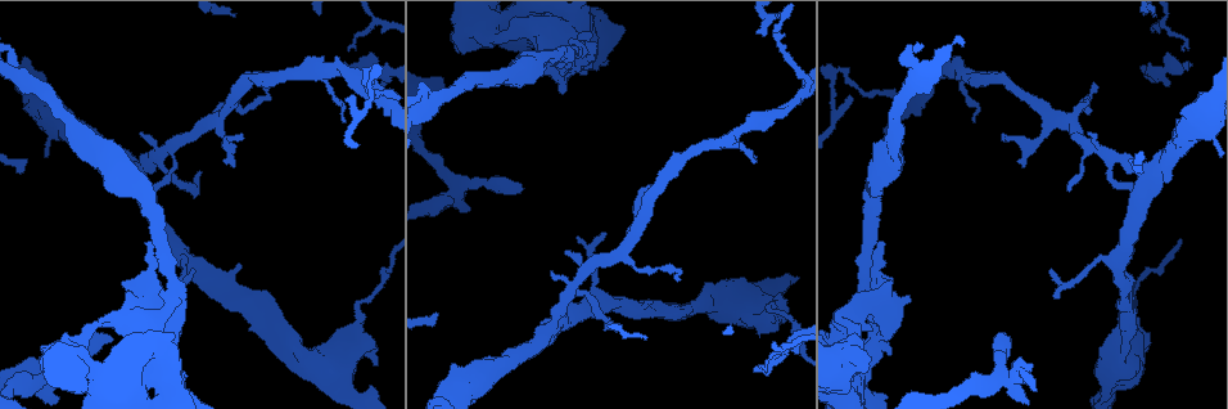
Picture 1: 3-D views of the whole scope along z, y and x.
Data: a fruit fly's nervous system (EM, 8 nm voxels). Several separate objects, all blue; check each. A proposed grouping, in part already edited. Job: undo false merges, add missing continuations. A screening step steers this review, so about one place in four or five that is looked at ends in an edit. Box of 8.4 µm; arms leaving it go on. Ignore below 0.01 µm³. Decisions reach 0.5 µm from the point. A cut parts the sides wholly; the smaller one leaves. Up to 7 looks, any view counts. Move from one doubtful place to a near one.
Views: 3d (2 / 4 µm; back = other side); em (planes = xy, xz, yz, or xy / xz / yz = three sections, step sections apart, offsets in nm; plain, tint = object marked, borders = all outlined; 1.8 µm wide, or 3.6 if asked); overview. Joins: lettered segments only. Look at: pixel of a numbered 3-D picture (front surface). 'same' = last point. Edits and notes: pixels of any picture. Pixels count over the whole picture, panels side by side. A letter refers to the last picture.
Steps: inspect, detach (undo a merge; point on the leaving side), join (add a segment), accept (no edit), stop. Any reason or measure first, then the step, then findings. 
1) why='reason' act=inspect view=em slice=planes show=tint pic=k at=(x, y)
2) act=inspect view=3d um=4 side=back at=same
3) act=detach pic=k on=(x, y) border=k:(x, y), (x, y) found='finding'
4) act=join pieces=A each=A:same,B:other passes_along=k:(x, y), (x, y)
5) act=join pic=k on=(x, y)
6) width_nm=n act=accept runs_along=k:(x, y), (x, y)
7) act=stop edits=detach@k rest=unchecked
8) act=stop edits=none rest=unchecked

why='thick end' act=inspect view=3d um=4 side=back pic=1 at=(883, 336)

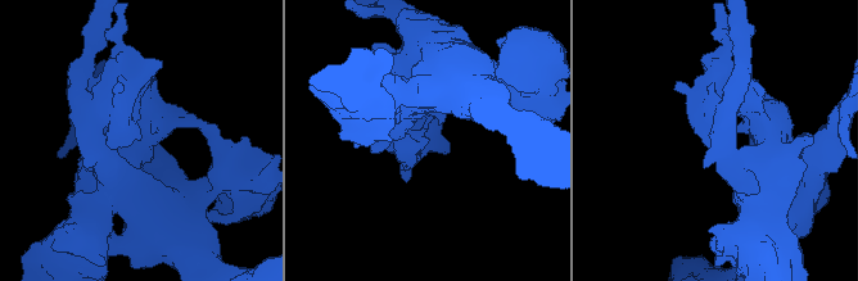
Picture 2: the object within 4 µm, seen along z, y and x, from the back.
why='now the EM' act=inspect view=em slice=planes show=borders pic=2 at=(429, 140)

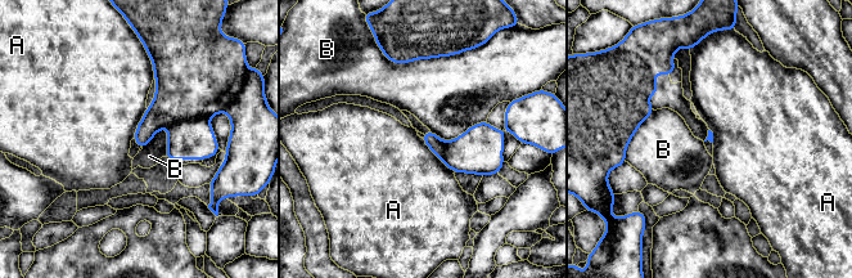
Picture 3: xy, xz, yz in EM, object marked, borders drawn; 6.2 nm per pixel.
act=detach pic=3 on=(193, 81) each=A:other,B:other border=3:(207, 119), (185, 119), (170, 128) found='a second cell is stuck on'

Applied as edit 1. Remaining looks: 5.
why='free end' act=inspect view=3d um=2 pic=1 at=(1007, 339)

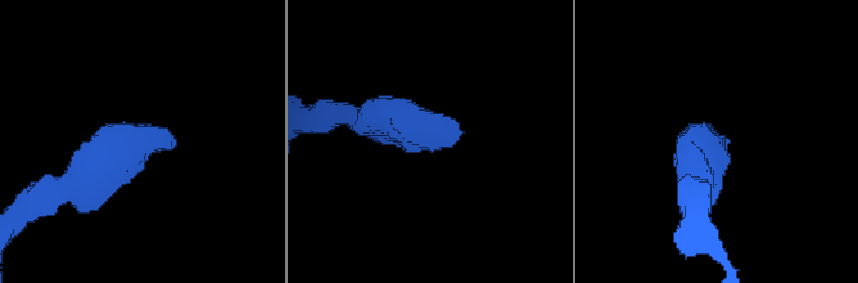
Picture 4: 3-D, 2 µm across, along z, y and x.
act=inspect view=em slice=xy step=16 show=tint pic=4 at=(712, 136)

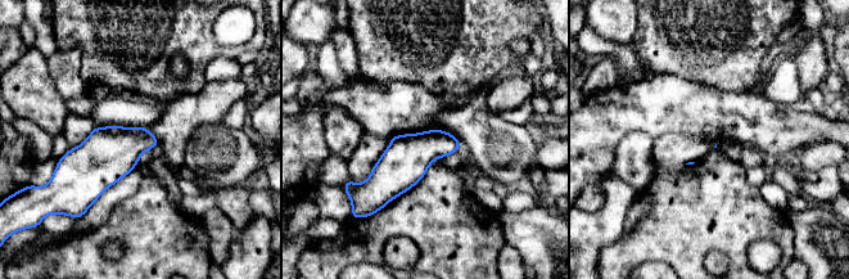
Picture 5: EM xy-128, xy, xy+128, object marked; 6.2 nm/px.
act=inspect view=em slice=planes show=borders at=same

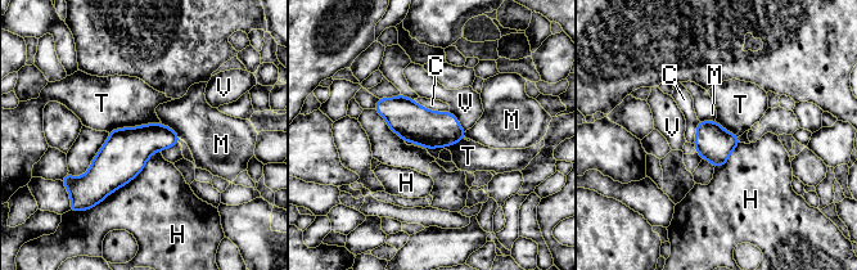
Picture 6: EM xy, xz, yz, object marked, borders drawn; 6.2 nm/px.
longest_contact=H:550nm act=accept each=C:other,H:other,M:other,T:other,V:other border=6:(464, 139), (436, 148), (405, 142) found='none of them fits'

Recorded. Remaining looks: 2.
why='tapers out' act=inspect view=3d um=4 pic=1 at=(610, 322)

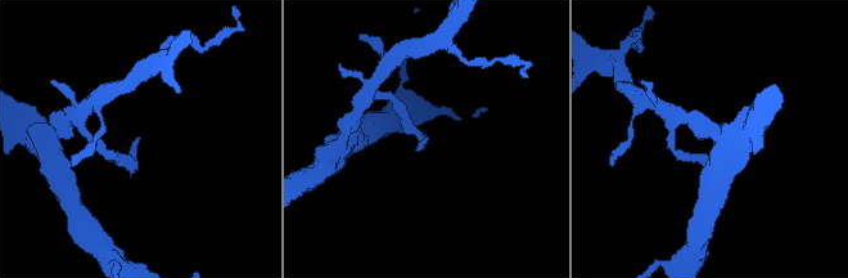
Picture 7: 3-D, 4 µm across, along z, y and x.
act=inspect view=em slice=planes show=borders pic=7 at=(138, 140)

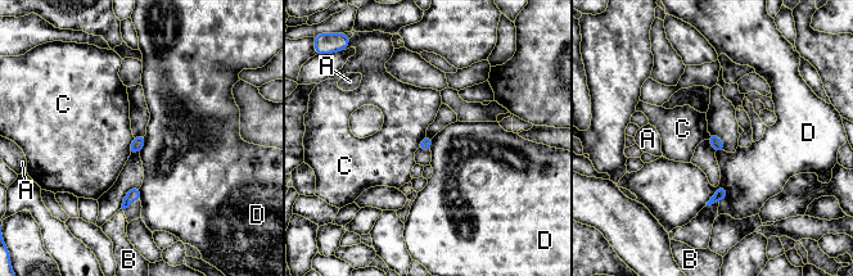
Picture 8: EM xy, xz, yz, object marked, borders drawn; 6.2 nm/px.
width_nm=70 act=accept each=A:other,B:other,C:other,D:other border=8:(727, 189), (720, 186), (704, 206) found='no lettered segment goes on from it'

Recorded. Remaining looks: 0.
act=stop edits=detach@3 rest=unchecked

